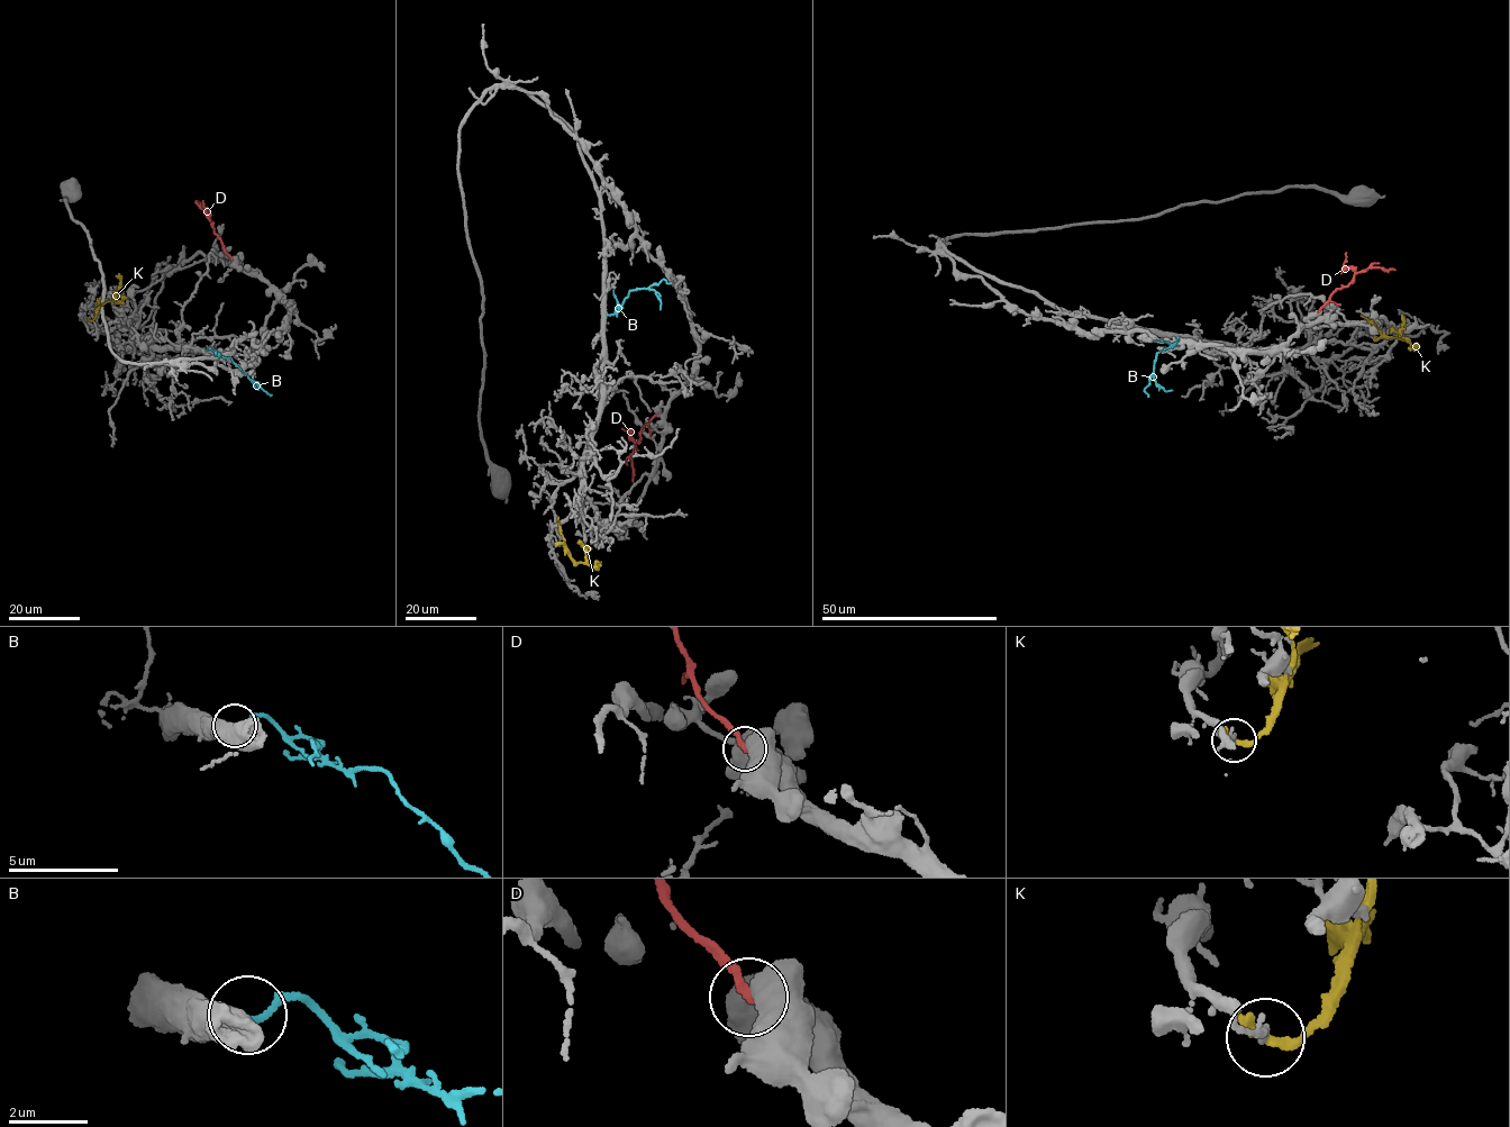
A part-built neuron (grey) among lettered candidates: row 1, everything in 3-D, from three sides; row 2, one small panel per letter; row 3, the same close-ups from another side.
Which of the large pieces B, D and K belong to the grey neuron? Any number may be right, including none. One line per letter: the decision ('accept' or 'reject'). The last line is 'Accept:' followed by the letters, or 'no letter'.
B: accept
D: reject
K: reject
Accept: B

